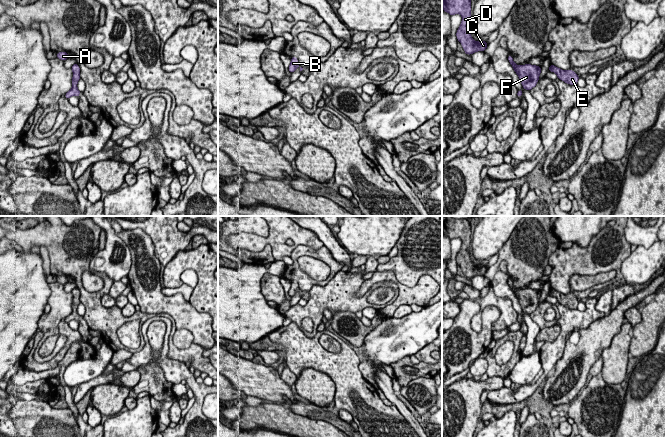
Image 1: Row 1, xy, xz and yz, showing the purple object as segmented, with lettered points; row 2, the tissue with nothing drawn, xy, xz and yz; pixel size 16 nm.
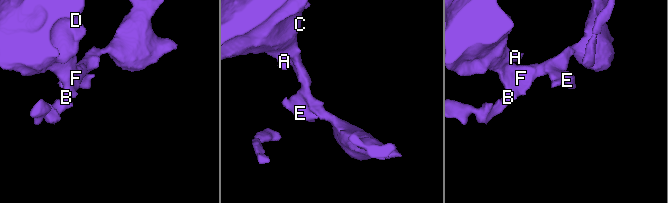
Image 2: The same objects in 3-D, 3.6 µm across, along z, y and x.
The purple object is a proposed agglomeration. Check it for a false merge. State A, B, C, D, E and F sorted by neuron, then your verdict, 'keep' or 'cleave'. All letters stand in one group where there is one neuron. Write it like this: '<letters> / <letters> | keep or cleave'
A B C D E F | keep

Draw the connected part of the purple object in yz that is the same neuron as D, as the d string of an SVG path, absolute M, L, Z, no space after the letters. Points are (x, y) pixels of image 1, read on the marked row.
M442 0L442 9L450 16L455 14L462 16L456 36L466 54L471 55L477 51L485 51L488 46L486 41L475 42L470 34L471 0Z

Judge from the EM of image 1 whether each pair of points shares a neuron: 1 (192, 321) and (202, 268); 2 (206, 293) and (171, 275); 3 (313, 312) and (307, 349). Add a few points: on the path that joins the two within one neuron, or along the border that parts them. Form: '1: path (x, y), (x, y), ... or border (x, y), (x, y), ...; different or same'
1: border (189, 300), (189, 303), (196, 310), (207, 313); different
2: path (206, 280), (206, 277), (194, 265), (184, 265); same
3: border (292, 321), (308, 337), (312, 337), (317, 332); different

